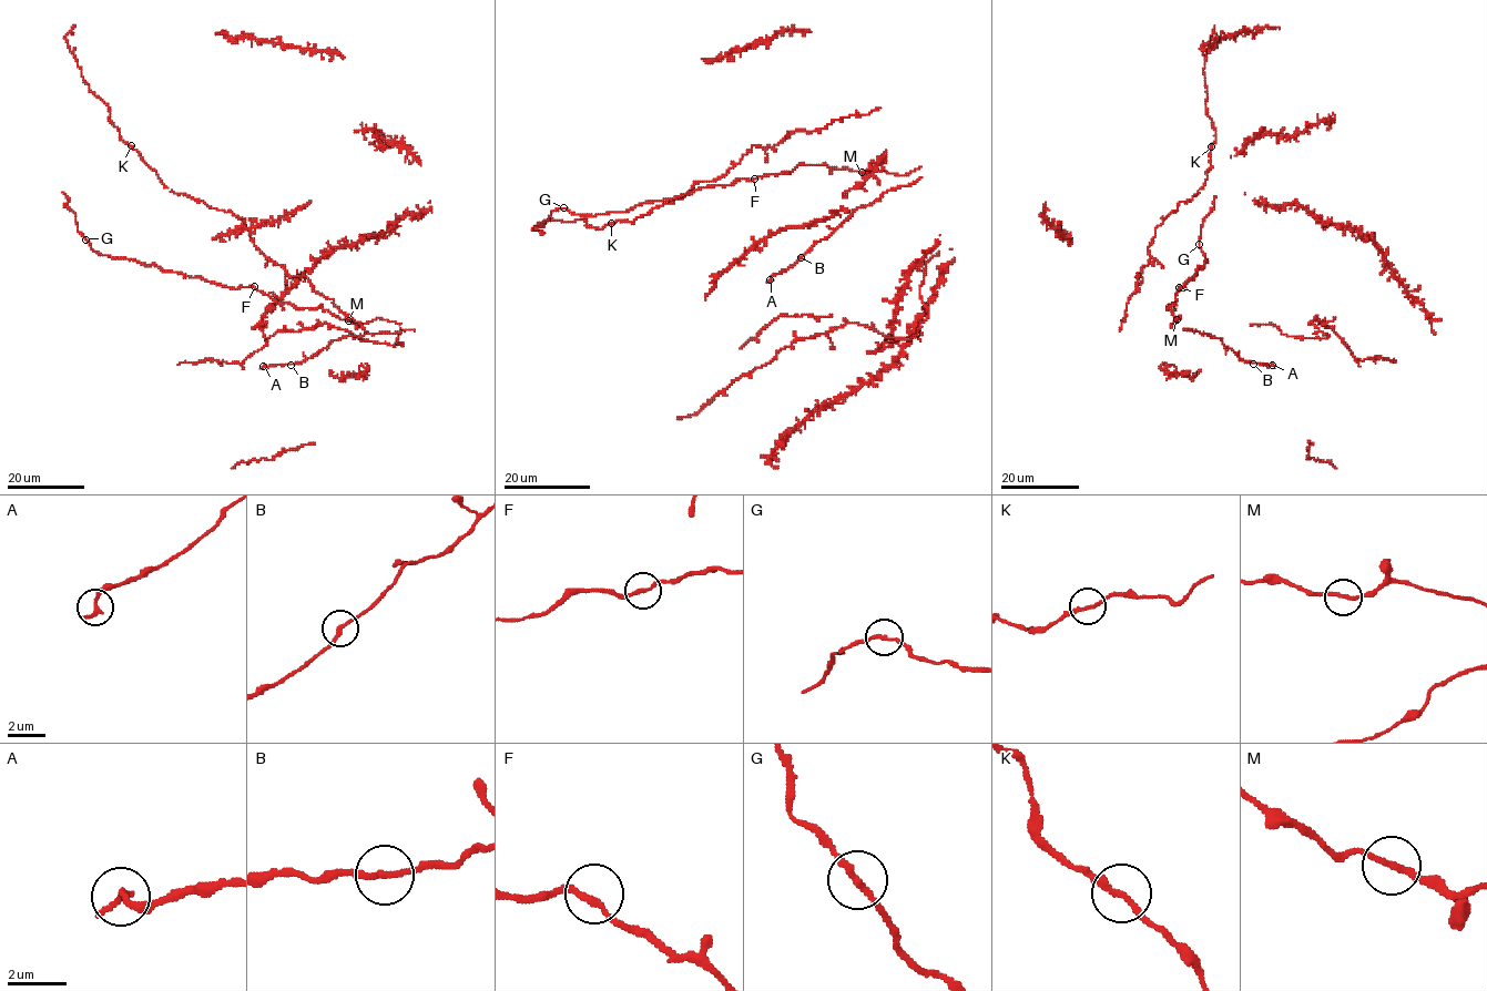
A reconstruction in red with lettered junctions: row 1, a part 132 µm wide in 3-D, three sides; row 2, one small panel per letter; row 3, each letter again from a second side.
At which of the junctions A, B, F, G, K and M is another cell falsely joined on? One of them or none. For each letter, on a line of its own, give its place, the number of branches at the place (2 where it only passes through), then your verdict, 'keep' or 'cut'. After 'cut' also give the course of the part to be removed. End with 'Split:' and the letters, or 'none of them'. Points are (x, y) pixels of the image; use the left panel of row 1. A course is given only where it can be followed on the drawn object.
A: place (263, 366); branches 2; keep
B: place (291, 365); branches 2; keep
F: place (254, 286); branches 2; keep
G: place (85, 239); branches 2; keep
K: place (131, 145); branches 2; keep
M: place (348, 320); branches 2; keep
Split: none of them

